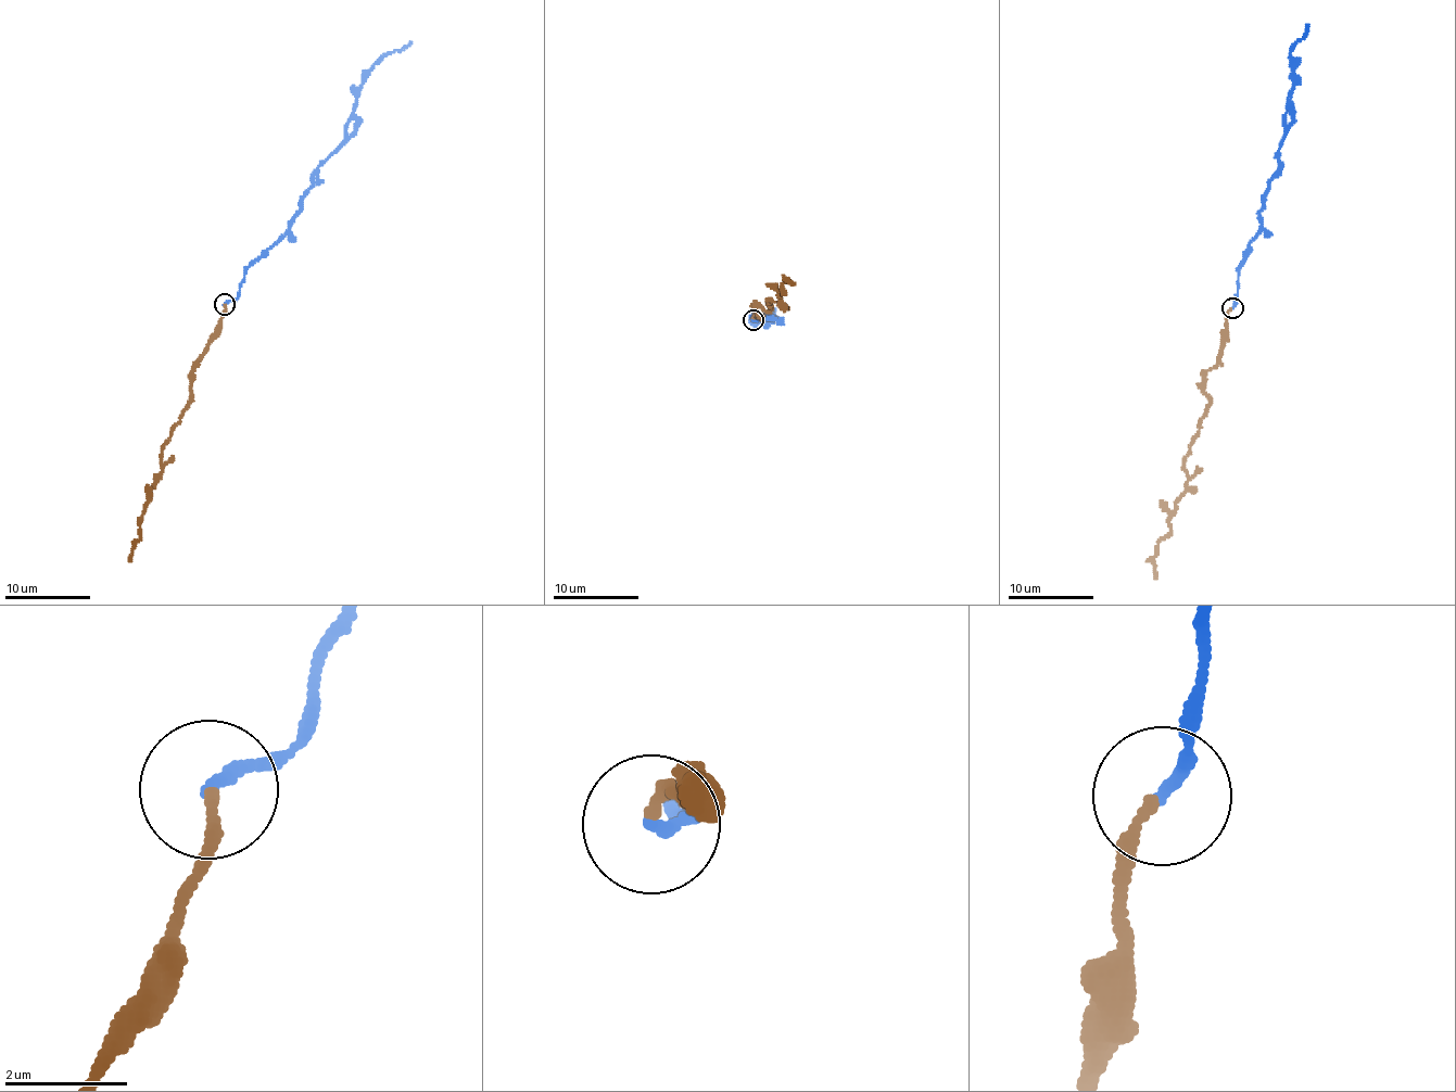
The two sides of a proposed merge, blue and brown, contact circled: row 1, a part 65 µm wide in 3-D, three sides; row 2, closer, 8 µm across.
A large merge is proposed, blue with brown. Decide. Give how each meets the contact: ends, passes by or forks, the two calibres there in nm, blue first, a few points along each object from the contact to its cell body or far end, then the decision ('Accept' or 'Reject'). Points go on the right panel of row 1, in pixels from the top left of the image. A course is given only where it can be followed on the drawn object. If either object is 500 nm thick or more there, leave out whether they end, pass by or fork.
At the ring blue ends. At the ring brown ends. Thickness 190 nm (blue) against 170 nm. Course of blue: (1232, 308), (1238, 272), (1260, 228), (1263, 195), (1279, 160), (1294, 86), (1290, 52), (1306, 36), (1307, 24). Course of brown: (1231, 308), (1204, 381), (1208, 407), (1185, 462), (1188, 486), (1170, 533), (1159, 542), (1156, 579). Accept

